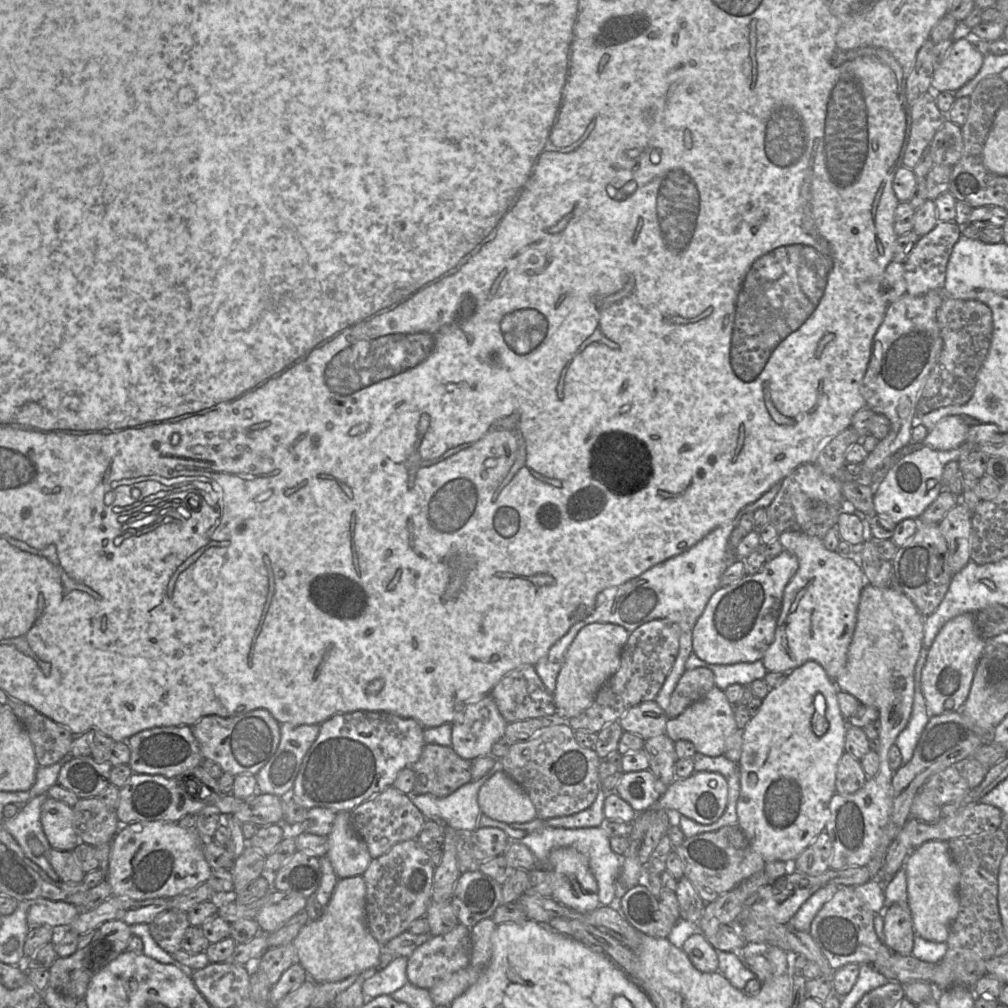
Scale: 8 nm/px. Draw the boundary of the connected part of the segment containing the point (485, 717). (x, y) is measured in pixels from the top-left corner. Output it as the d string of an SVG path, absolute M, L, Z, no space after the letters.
M491 695L469 704L464 713L452 723L452 749L463 759L473 760L491 753L493 745L504 736L507 722Z

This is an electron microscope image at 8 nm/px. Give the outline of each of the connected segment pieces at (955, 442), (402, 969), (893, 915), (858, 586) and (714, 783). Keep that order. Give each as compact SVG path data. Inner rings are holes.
M948 415L940 419L925 437L923 444L936 450L951 450L967 441L969 426L960 415Z
M396 956L384 969L377 970L363 983L363 993L367 999L380 995L391 995L408 982L407 958Z
M894 904L886 907L882 916L884 919L884 943L892 952L912 955L916 933L909 908Z
M783 531L779 541L799 561L799 568L787 584L775 636L762 661L768 672L790 671L807 661L819 663L834 681L847 662L857 623L861 592L866 585L862 568L851 558L828 550L822 538L802 531Z
M693 772L685 779L676 778L663 791L659 800L650 809L663 809L672 814L681 814L699 824L715 823L726 809L728 784L724 776L715 772Z

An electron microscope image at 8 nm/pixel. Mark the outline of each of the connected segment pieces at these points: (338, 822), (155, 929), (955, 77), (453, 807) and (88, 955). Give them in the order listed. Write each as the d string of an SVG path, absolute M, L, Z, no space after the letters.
M340 811L336 813L331 832L327 835L329 859L333 870L339 879L362 876L372 861L367 845L363 838L354 830L349 812Z
M167 910L158 914L148 925L155 942L166 952L174 954L181 949L182 939L190 923L186 912Z
M967 38L953 42L945 59L934 69L931 86L941 91L956 91L980 70L983 57Z
M497 759L494 766L480 779L462 785L446 797L429 794L407 795L427 820L435 821L442 827L474 831L478 827L481 814L478 792L482 785L499 771L503 770L500 759Z
M107 921L79 936L76 951L67 957L58 957L49 970L49 986L65 996L83 1001L92 977L127 949L132 936L130 926L122 921Z

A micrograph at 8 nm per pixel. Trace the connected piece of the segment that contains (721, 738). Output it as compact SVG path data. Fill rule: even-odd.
M716 685L700 700L689 705L676 718L668 718L666 735L673 741L691 742L697 753L717 757L724 753L728 738L738 729L734 719L733 705L728 701L725 692Z

